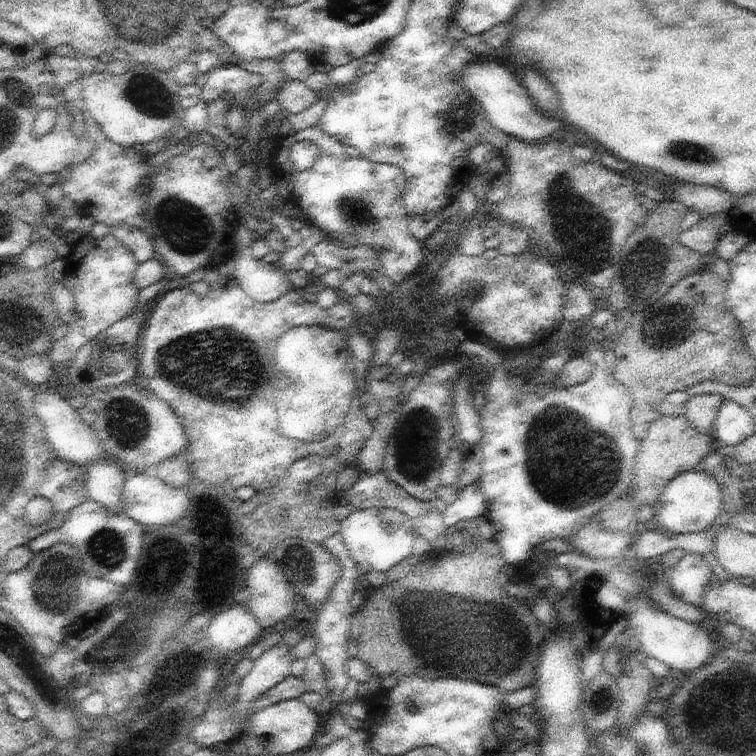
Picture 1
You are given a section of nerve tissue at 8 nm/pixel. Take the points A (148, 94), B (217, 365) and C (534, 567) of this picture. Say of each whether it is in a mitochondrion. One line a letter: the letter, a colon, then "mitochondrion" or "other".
A: mitochondrion
B: mitochondrion
C: other

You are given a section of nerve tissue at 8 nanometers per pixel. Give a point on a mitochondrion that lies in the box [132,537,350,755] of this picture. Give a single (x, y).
(296, 556)

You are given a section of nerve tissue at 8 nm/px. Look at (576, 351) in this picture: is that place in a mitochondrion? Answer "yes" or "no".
no

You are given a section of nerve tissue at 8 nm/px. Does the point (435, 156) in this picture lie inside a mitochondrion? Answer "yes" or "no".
no

